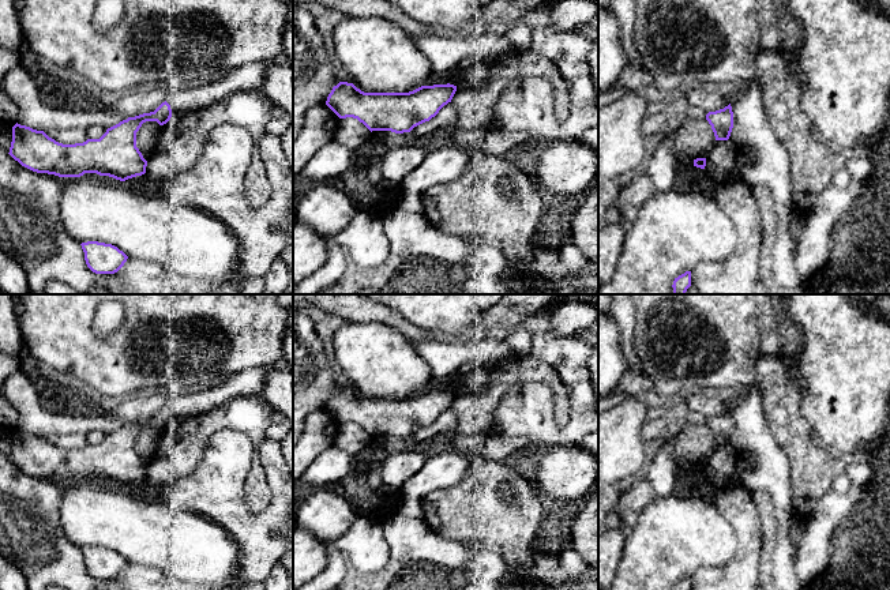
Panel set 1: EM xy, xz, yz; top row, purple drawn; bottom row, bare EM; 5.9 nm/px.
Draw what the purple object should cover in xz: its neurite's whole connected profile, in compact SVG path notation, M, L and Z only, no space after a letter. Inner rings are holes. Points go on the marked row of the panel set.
M353 83L333 87L326 105L339 117L353 117L372 131L410 132L451 102L457 86L421 86L409 93L364 93Z

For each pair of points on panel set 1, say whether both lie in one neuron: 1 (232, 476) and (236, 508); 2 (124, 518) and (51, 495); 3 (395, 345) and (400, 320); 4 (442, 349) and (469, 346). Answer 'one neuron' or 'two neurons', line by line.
1: one neuron
2: two neurons
3: two neurons
4: one neuron

